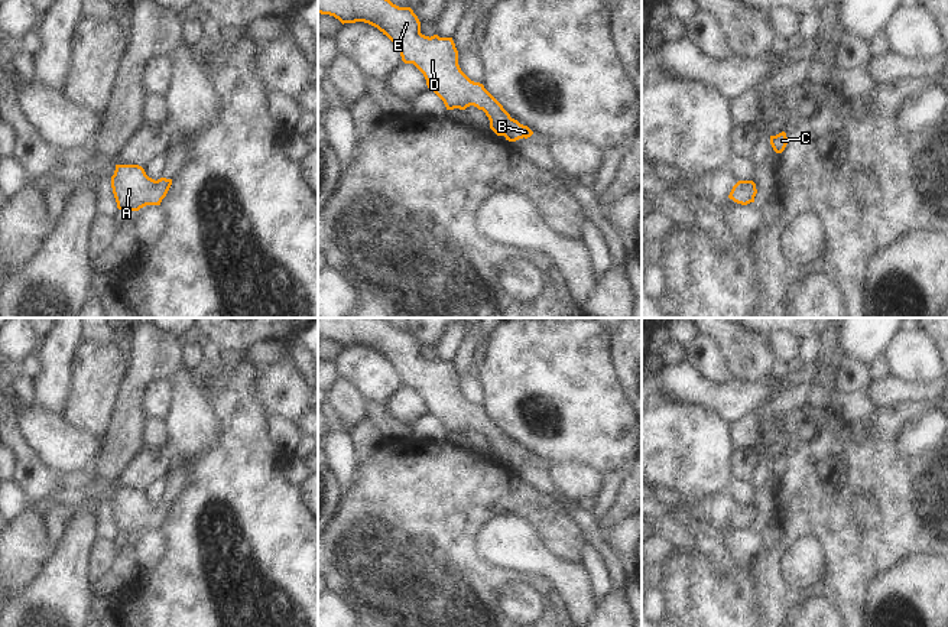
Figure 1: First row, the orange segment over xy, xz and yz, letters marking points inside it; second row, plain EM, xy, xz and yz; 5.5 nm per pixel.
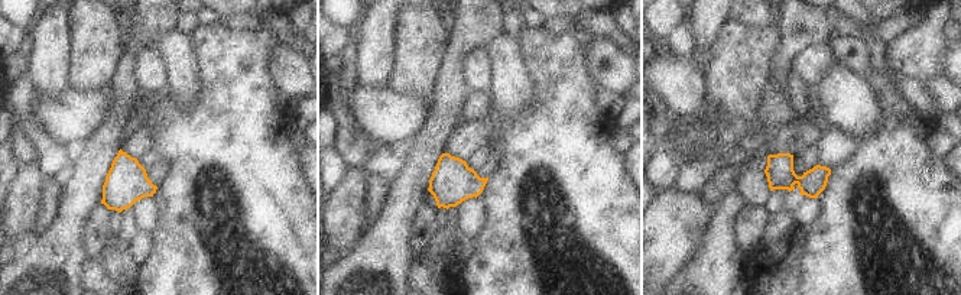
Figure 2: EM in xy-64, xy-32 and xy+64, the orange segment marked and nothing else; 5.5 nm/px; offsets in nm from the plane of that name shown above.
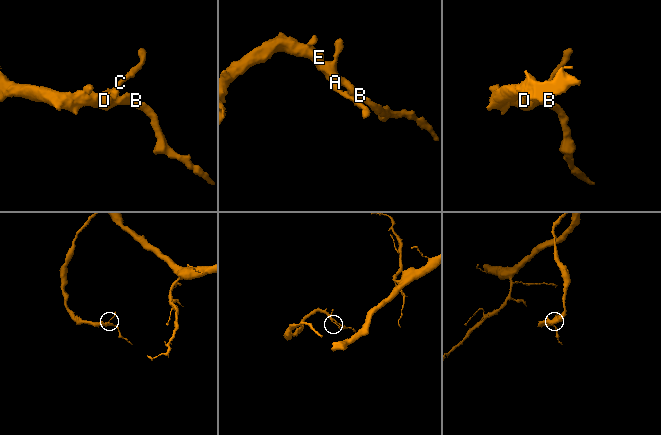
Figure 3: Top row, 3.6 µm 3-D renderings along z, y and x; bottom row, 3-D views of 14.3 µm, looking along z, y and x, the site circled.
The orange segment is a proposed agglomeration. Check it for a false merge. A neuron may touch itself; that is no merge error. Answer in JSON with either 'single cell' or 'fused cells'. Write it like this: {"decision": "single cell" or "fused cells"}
{"decision": "single cell"}

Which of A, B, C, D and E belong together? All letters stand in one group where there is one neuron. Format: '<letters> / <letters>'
A B C D E

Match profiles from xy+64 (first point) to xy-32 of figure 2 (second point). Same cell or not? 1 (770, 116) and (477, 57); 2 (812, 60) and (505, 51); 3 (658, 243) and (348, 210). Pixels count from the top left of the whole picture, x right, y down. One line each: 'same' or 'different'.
1: different
2: different
3: same

